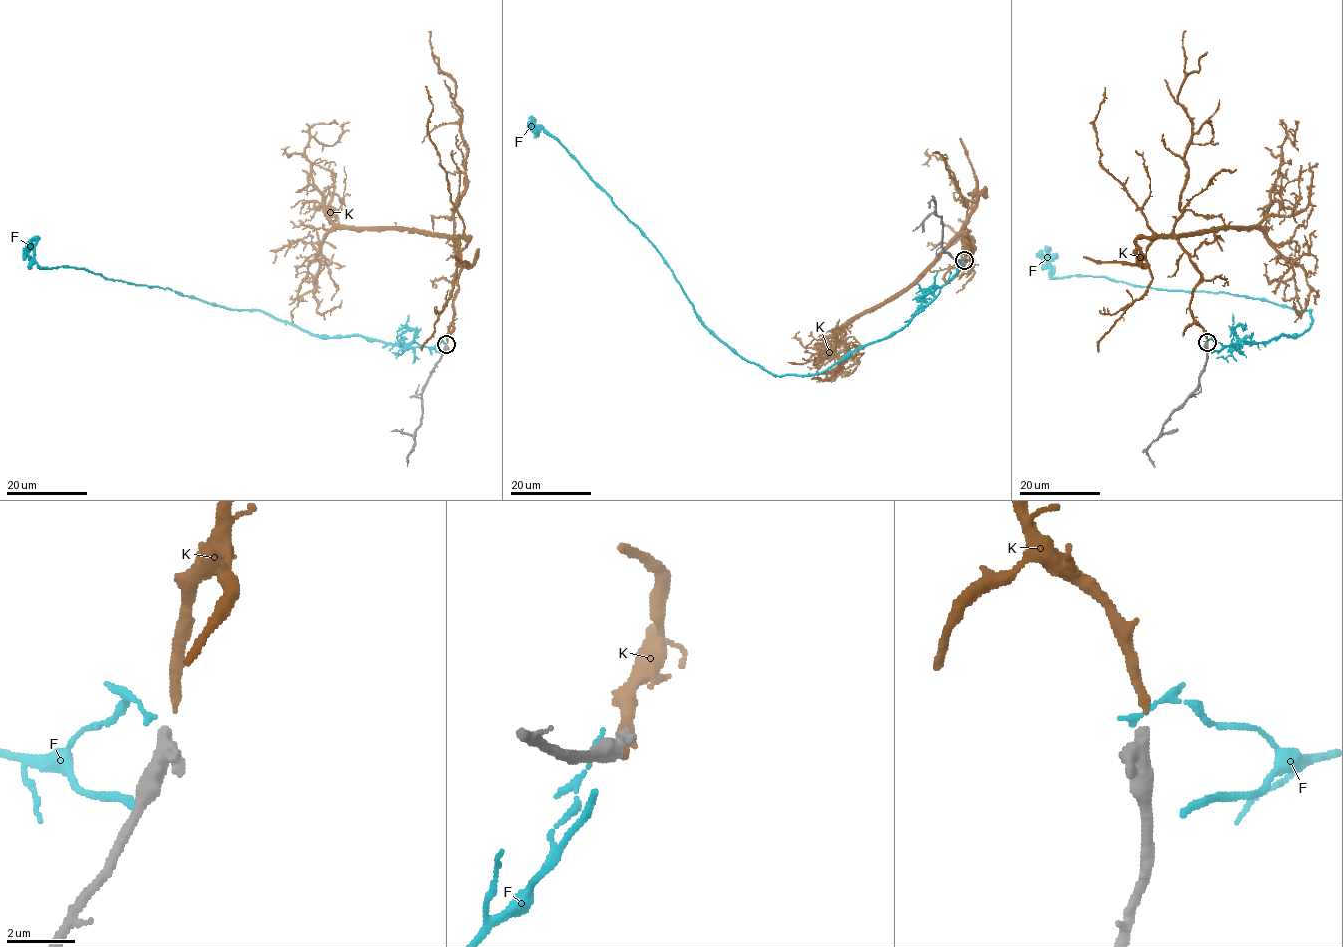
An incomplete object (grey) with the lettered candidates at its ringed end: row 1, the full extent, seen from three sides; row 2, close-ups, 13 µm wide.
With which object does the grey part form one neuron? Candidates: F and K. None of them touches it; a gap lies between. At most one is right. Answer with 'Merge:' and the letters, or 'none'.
Merge: K

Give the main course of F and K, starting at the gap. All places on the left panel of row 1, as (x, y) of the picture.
F: (444, 343), (313, 335), (259, 310), (233, 310), (85, 269), (41, 268), (28, 243)
K: (447, 342), (461, 263), (451, 239), (342, 229), (313, 183), (305, 147), (311, 137), (332, 145), (349, 122)

